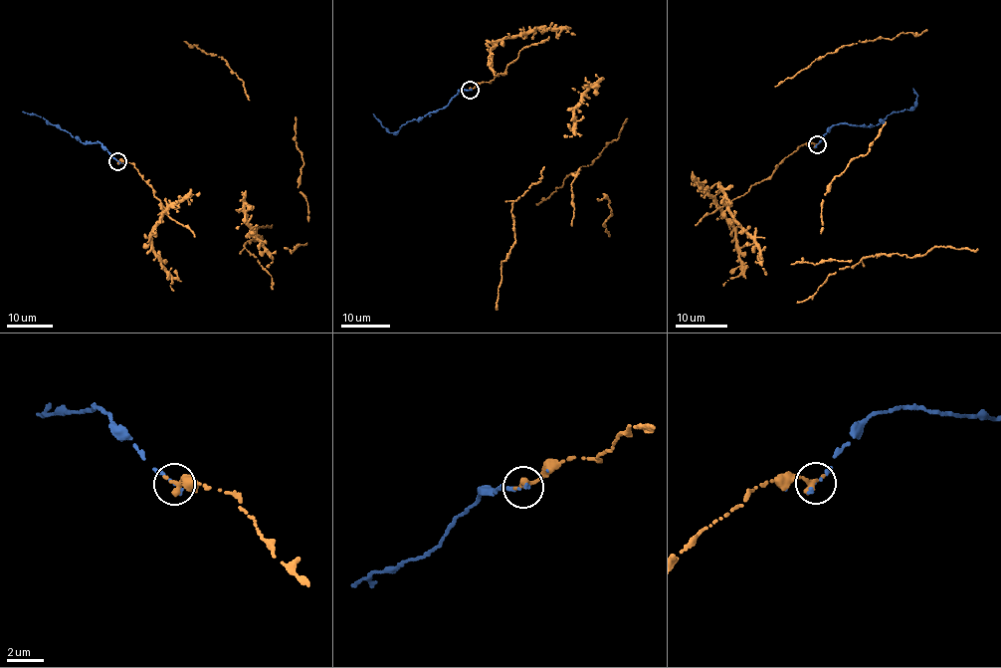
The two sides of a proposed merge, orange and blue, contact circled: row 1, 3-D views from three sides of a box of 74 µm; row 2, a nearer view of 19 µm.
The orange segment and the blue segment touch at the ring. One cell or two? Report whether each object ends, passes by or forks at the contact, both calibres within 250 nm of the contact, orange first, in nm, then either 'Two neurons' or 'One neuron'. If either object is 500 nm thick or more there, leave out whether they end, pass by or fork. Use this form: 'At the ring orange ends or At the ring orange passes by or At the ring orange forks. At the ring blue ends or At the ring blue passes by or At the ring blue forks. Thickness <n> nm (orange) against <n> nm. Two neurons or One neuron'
At the ring orange ends. At the ring blue ends. Thickness 400 nm (orange) against 180 nm. One neuron

